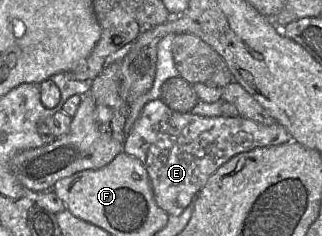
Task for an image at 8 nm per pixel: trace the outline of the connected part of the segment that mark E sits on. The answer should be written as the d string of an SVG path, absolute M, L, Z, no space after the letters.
M156 99L143 107L122 151L136 157L145 167L157 205L169 216L179 216L194 202L209 177L233 156L289 141L292 141L291 134L277 122L264 125L242 116L204 117L191 112L179 113Z

